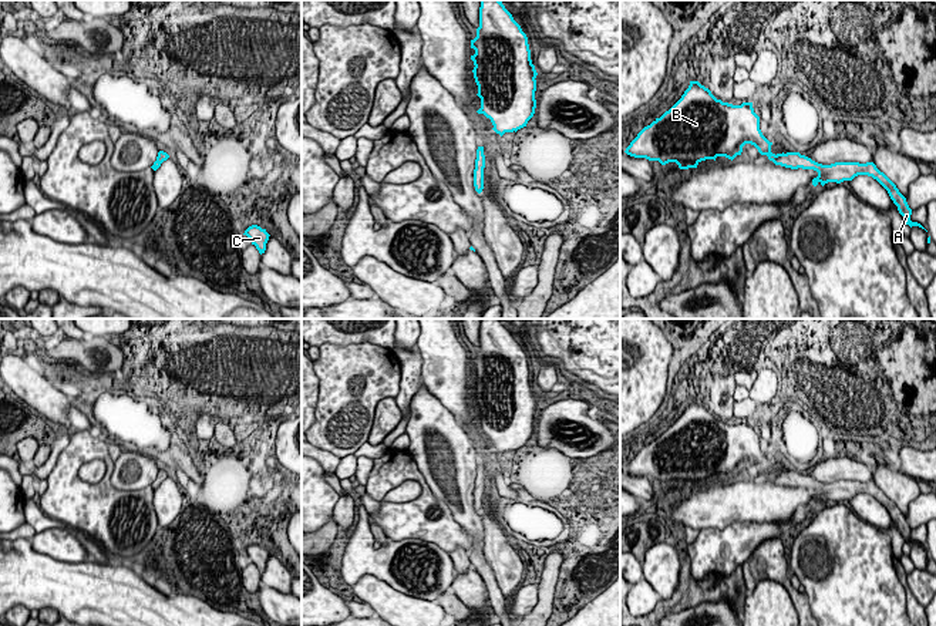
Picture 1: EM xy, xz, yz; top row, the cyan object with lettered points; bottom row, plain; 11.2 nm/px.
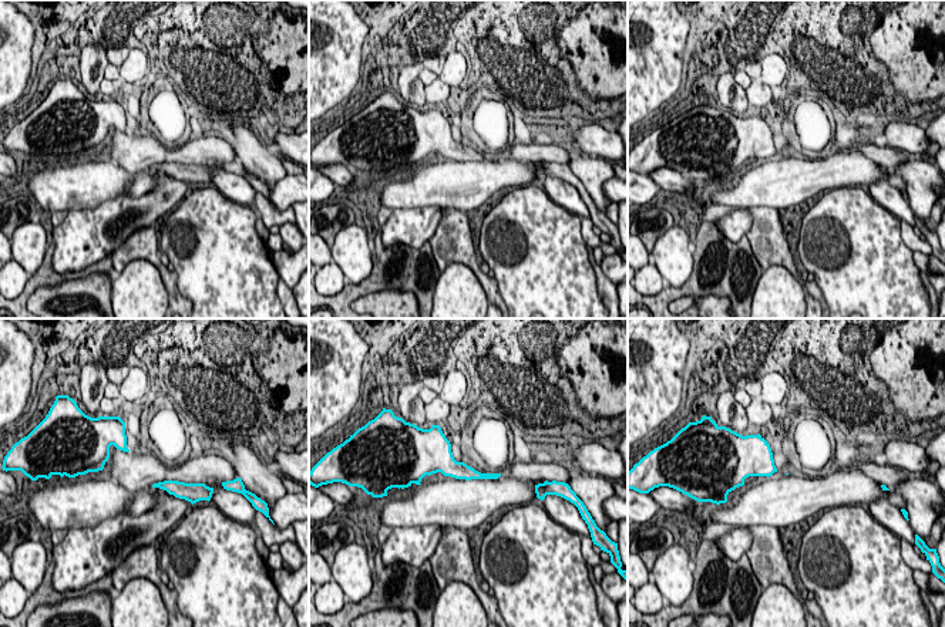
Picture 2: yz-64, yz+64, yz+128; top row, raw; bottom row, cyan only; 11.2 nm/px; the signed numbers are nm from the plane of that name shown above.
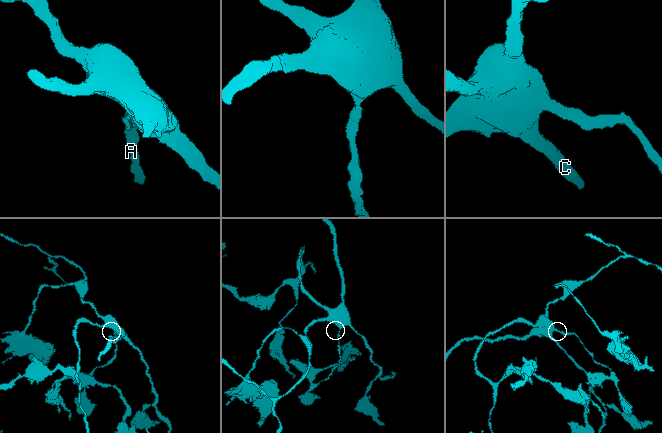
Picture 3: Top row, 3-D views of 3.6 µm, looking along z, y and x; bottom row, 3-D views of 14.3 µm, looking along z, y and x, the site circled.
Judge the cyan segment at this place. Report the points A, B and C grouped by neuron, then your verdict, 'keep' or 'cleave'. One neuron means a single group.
groups A B C; keep

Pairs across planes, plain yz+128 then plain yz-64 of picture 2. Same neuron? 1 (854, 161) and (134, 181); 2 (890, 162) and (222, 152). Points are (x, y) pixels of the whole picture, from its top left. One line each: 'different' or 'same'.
1: same
2: same

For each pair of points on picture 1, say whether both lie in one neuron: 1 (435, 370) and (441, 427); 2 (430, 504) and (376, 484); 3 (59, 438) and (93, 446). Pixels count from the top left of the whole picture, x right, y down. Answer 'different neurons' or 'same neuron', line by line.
1: different neurons
2: same neuron
3: different neurons

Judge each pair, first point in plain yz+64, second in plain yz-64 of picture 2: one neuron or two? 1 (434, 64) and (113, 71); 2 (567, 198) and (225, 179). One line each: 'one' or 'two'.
1: two
2: one

